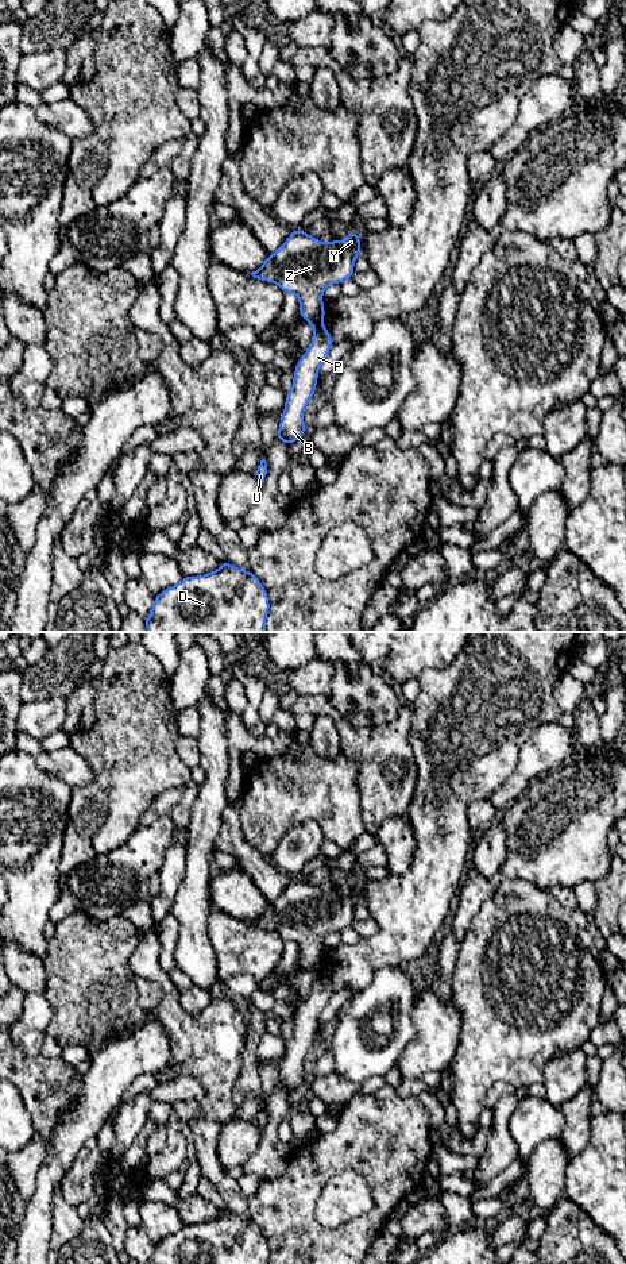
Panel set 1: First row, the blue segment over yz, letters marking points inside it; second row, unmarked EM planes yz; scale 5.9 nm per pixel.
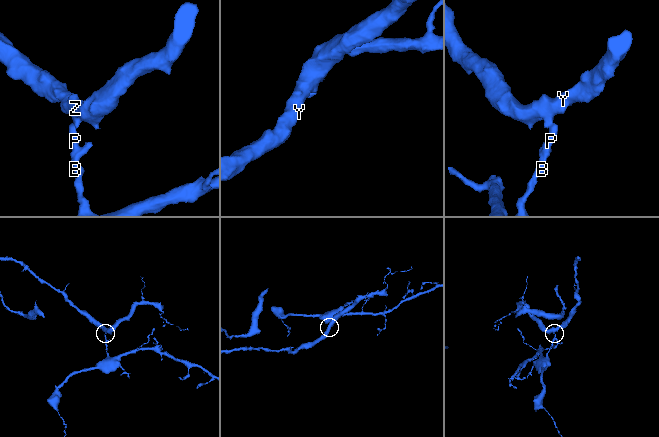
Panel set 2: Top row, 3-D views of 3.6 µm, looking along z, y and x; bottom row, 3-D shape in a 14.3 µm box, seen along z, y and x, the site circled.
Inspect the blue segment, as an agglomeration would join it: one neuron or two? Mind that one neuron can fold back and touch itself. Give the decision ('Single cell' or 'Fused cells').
Fused cells

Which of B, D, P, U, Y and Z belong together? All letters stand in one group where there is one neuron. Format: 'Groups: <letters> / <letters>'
Groups: B D P U / Y Z

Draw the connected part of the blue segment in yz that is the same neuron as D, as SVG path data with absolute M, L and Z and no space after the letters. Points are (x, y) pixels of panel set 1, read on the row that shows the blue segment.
M223 562L215 571L183 577L179 583L155 596L151 613L146 617L146 628L147 632L266 632L268 610L268 596L254 573Z

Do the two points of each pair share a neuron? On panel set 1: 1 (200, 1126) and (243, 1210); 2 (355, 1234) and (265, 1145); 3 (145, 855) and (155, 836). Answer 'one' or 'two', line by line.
1: one
2: two
3: one

